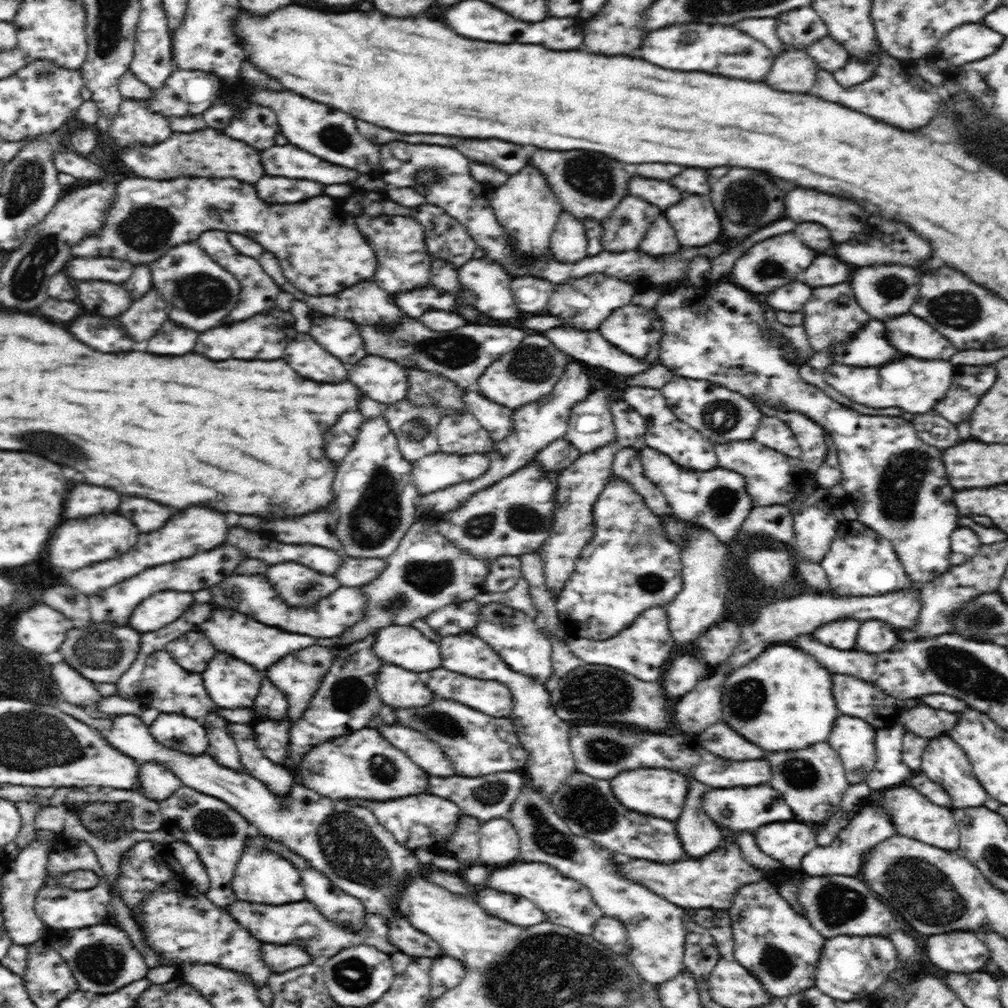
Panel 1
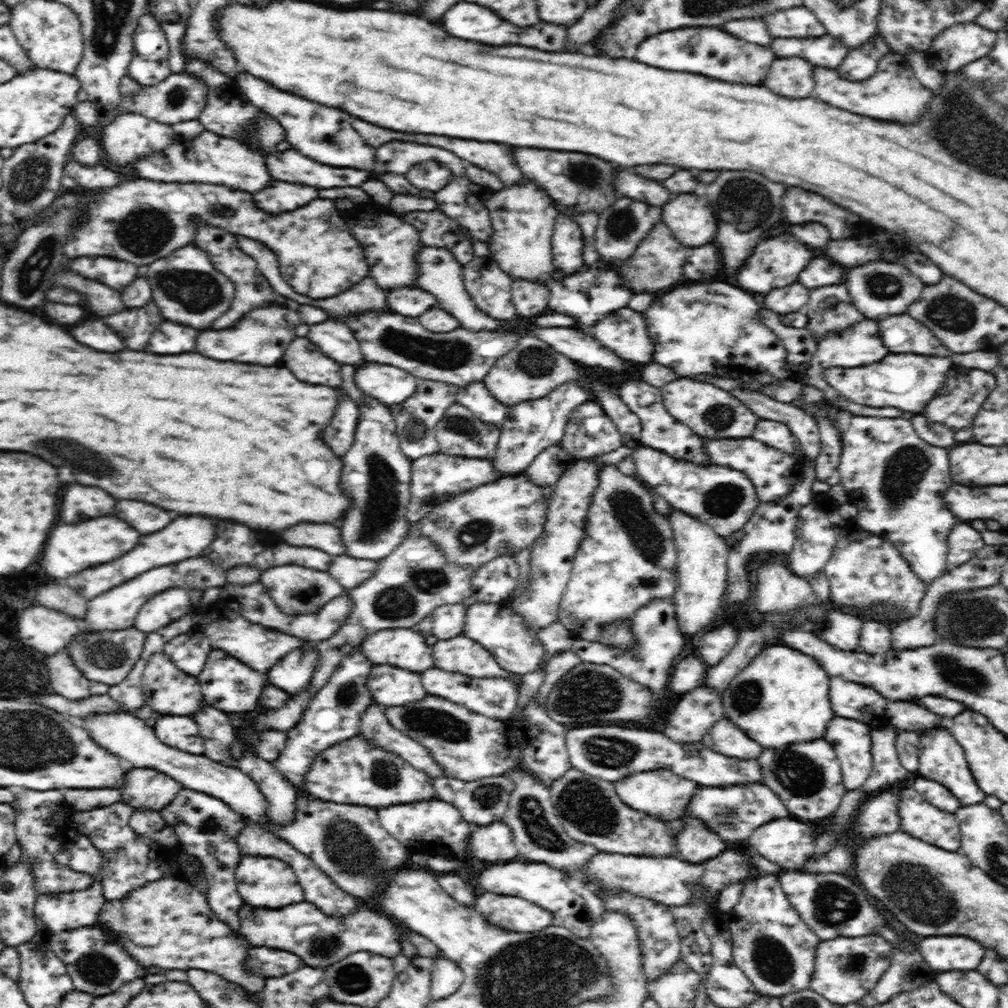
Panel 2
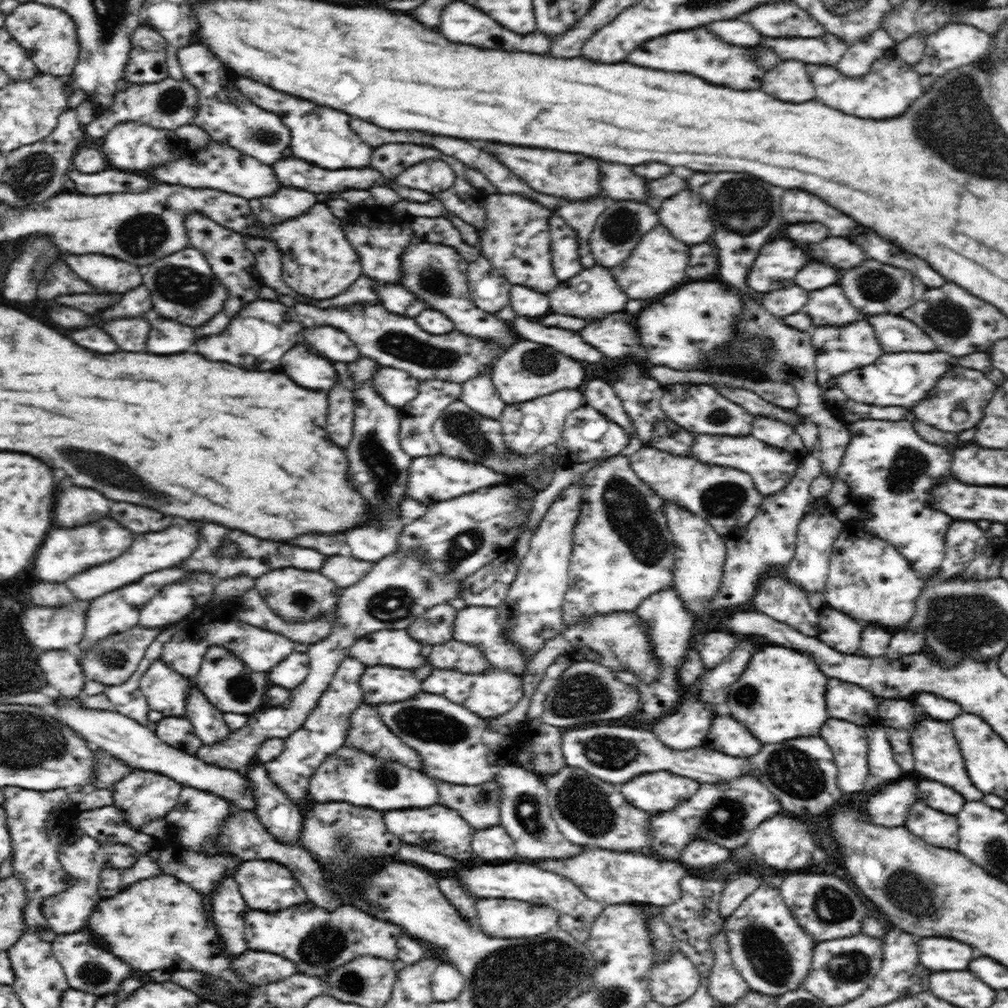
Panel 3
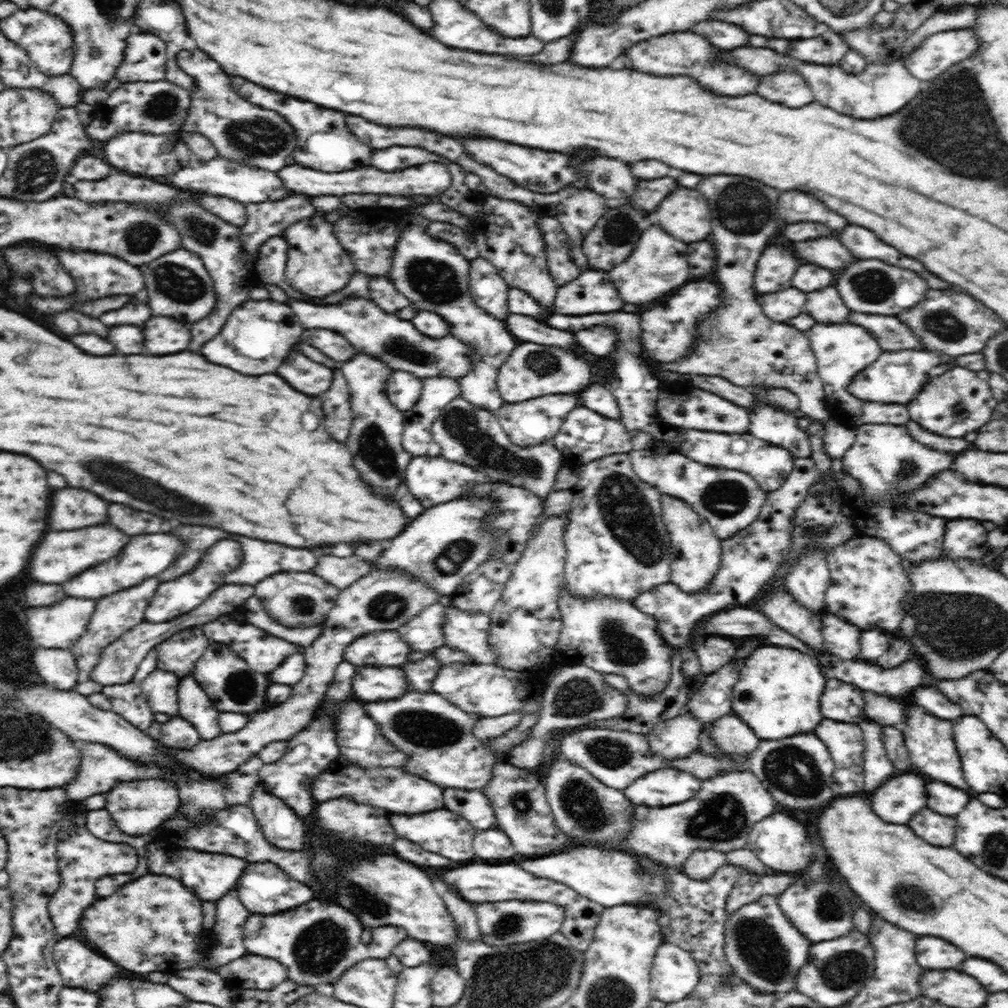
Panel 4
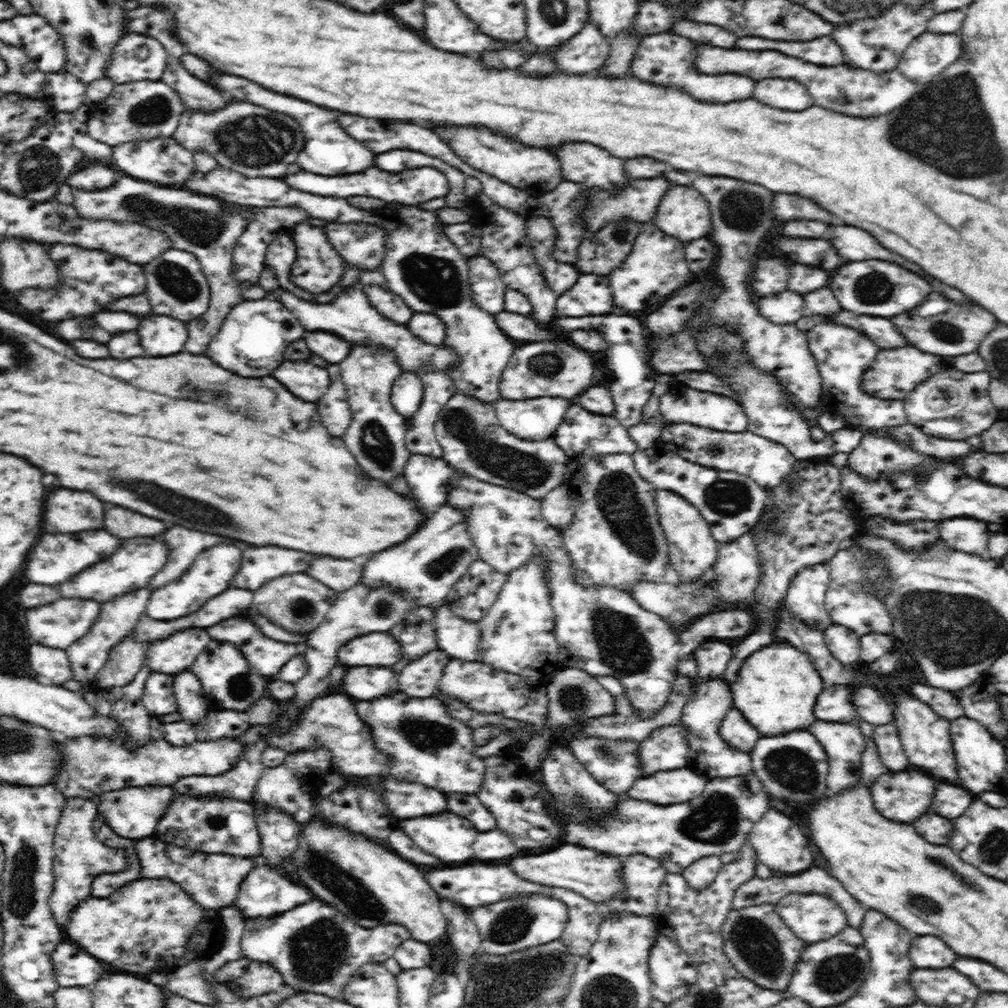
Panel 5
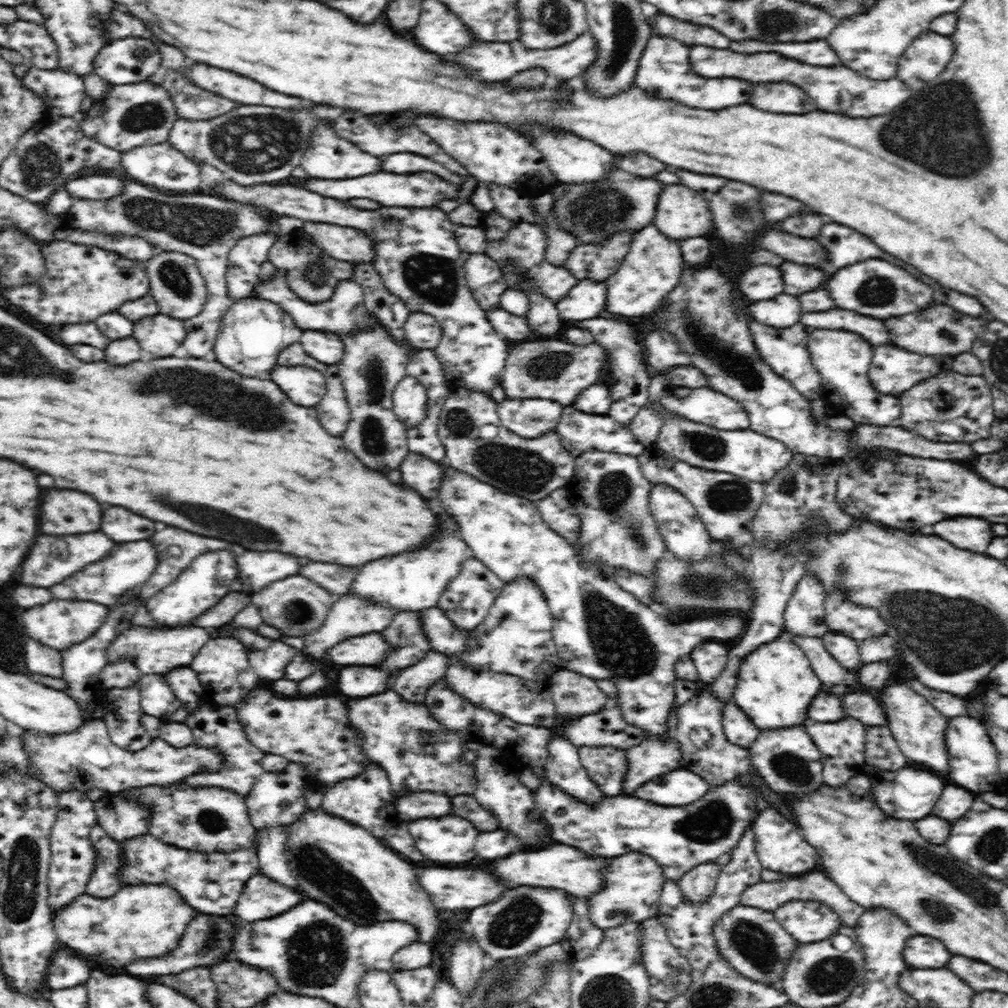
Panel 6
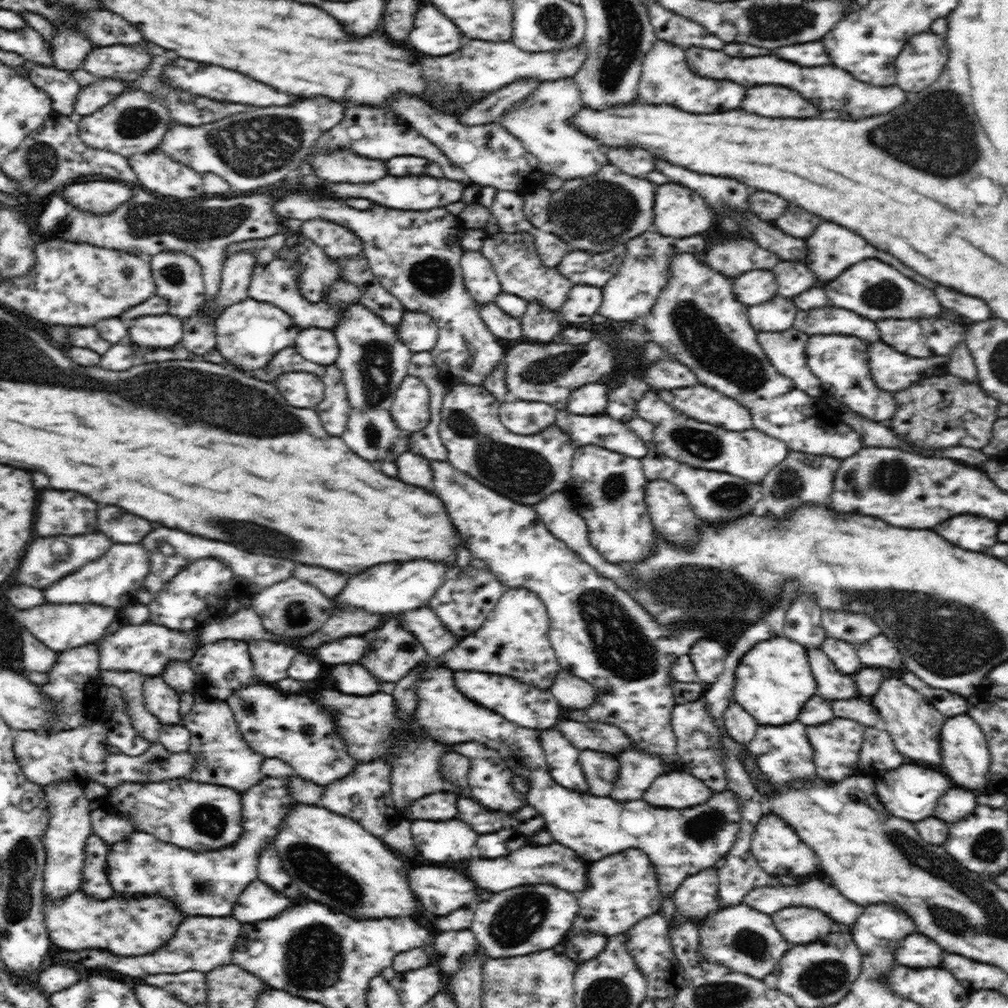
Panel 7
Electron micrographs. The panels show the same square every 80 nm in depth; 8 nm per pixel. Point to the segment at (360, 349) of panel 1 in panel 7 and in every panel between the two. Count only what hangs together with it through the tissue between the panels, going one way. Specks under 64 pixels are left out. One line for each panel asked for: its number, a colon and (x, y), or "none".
2: (335, 339)
3: (334, 344)
4: (335, 346)
5: (333, 349)
6: (324, 346)
7: (317, 345)

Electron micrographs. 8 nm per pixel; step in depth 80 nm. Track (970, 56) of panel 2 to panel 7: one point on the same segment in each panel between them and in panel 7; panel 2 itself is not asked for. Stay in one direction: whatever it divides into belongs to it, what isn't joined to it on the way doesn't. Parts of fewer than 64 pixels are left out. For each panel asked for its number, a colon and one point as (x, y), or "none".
3: (954, 45)
4: (943, 50)
5: (928, 55)
6: (927, 56)
7: (922, 60)

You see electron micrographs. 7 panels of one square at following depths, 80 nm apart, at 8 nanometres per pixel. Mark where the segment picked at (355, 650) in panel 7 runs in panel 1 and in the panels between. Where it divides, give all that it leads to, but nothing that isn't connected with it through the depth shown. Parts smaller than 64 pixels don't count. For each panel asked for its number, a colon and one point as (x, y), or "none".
1: (404, 646)
2: (404, 647)
3: (397, 648)
4: (382, 648)
5: (375, 649)
6: (365, 650)

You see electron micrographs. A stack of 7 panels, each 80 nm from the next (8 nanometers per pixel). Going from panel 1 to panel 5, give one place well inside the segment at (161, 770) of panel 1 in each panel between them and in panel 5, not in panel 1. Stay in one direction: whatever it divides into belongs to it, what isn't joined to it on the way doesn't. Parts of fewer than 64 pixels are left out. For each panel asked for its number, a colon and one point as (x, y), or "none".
2: (147, 788)
3: (143, 796)
4: (136, 807)
5: (134, 812)

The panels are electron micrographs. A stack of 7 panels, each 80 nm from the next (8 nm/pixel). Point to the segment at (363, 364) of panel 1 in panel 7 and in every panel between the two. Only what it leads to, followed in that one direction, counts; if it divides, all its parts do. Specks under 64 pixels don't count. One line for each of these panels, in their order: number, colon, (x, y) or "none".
2: (386, 383)
3: (397, 387)
4: (403, 389)
5: (407, 392)
6: (409, 398)
7: (410, 411)

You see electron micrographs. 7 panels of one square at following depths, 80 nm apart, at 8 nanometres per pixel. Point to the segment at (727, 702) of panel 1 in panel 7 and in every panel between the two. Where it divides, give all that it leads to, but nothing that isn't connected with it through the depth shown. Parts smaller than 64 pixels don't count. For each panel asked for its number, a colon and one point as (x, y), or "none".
2: (782, 697)
3: (780, 696)
4: (778, 693)
5: (777, 690)
6: (775, 686)
7: (773, 680)

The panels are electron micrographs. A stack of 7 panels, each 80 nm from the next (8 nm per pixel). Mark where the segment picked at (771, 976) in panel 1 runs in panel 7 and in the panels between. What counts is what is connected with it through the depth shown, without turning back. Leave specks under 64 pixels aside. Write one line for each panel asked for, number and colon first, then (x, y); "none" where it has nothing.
2: (771, 944)
3: (773, 953)
4: (767, 951)
5: (759, 945)
6: (751, 939)
7: (743, 939)

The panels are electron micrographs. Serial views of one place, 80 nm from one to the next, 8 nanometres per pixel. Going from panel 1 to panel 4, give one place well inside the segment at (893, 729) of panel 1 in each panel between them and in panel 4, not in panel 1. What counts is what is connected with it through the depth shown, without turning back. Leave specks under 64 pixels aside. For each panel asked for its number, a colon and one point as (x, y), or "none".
2: (886, 768)
3: (882, 764)
4: (877, 767)

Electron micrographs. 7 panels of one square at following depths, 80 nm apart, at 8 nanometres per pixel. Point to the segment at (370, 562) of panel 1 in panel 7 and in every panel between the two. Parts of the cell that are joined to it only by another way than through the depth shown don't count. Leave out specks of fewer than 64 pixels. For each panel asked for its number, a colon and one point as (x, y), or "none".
2: (349, 572)
3: (345, 572)
4: (342, 572)
5: (339, 575)
6: (328, 576)
7: (330, 583)

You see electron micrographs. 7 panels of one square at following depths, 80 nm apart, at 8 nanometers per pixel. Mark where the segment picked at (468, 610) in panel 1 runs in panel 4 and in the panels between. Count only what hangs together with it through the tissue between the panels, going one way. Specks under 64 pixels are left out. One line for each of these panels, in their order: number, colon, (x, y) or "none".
2: (445, 622)
3: (435, 626)
4: (424, 632)

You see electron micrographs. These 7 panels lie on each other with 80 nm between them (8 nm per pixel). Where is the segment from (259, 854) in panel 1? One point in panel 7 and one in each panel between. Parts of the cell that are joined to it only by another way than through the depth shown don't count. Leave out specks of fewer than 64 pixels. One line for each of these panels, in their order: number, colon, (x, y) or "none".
2: (264, 882)
3: (267, 886)
4: (265, 889)
5: (264, 892)
6: (262, 898)
7: (256, 902)

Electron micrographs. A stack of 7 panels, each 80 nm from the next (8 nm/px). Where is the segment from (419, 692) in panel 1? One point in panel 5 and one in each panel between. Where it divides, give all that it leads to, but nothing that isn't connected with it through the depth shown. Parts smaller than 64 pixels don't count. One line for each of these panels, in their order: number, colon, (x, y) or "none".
2: (389, 686)
3: (382, 684)
4: (381, 683)
5: (363, 683)

